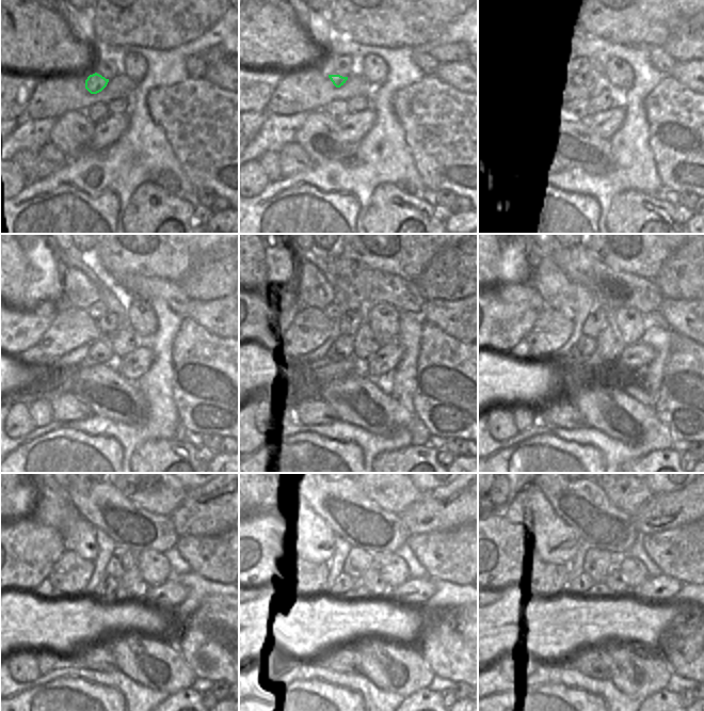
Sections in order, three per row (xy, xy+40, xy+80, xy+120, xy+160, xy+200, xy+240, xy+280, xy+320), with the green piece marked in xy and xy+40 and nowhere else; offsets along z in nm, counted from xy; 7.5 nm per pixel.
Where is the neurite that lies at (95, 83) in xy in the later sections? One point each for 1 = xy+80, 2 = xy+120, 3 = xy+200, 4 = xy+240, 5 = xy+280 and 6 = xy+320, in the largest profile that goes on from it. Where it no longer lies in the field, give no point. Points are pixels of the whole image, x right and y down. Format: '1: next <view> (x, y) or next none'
1: next xy+80 (587, 80)
2: next xy+120 (109, 324)
3: next xy+200 (597, 318)
4: next xy+240 (122, 559)
5: next xy+280 (357, 562)
6: next xy+320 (597, 563)

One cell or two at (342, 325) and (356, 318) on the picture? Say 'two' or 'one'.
one

